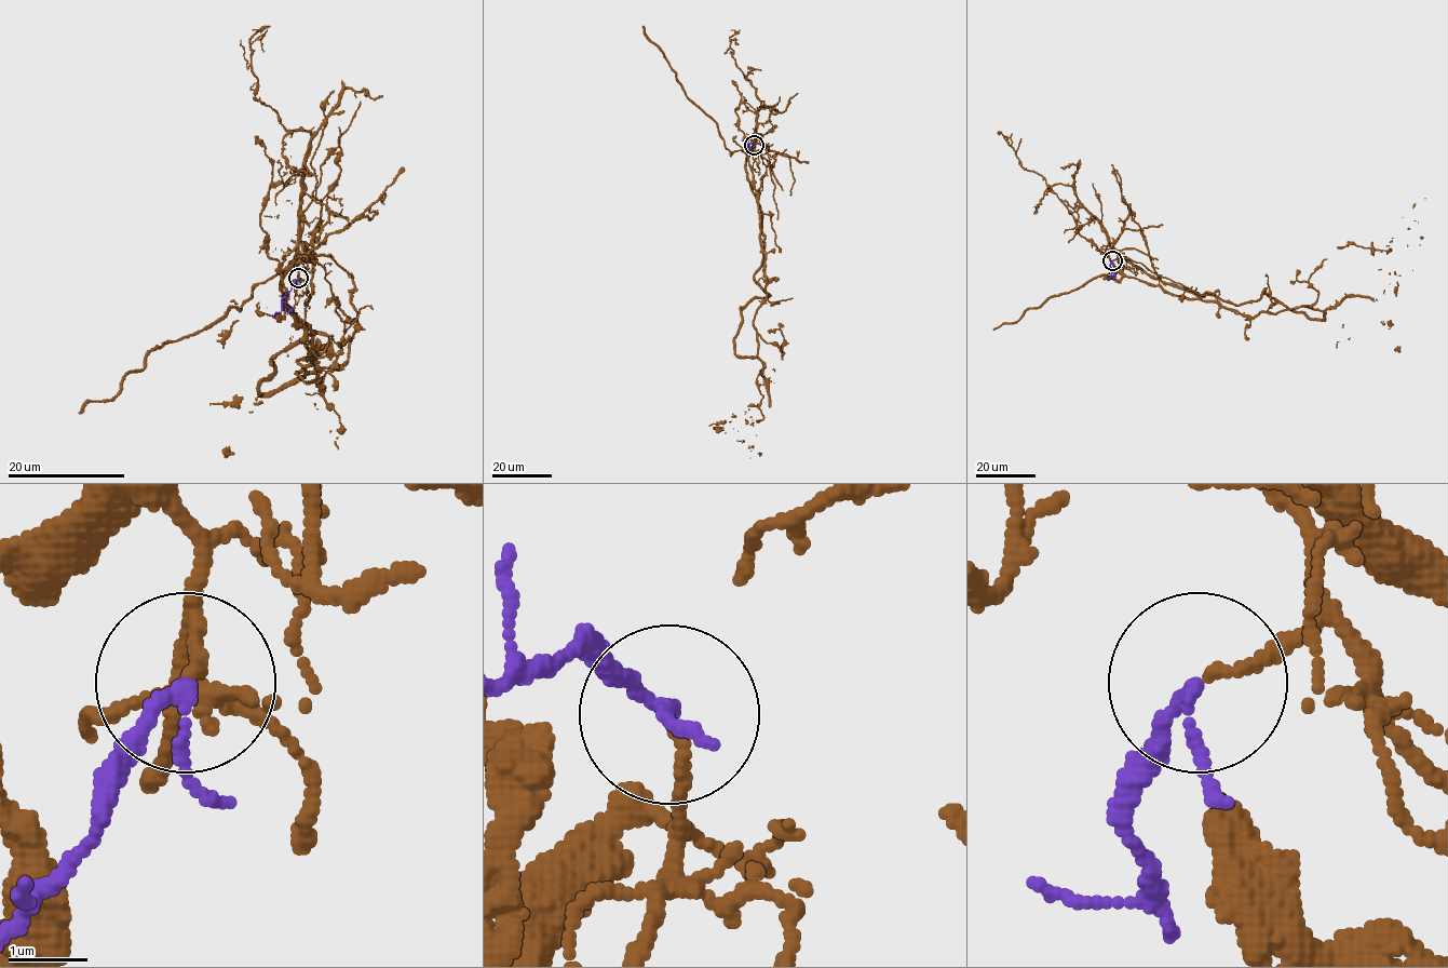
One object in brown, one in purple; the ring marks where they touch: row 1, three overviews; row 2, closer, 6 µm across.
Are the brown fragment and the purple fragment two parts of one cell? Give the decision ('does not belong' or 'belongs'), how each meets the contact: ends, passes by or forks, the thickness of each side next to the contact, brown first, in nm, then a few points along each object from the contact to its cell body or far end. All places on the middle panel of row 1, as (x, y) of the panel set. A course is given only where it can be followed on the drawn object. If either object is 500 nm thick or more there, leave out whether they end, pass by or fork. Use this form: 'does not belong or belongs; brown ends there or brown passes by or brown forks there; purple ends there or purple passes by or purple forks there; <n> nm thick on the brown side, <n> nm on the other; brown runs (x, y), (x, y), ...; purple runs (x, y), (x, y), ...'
belongs; brown ends there; purple passes by; 150 nm thick on the brown side, 140 nm on the other; brown runs (754, 146), (745, 172), (767, 299), (753, 327), (784, 341), (757, 377), (749, 457); purple runs (754, 145), (741, 139)

